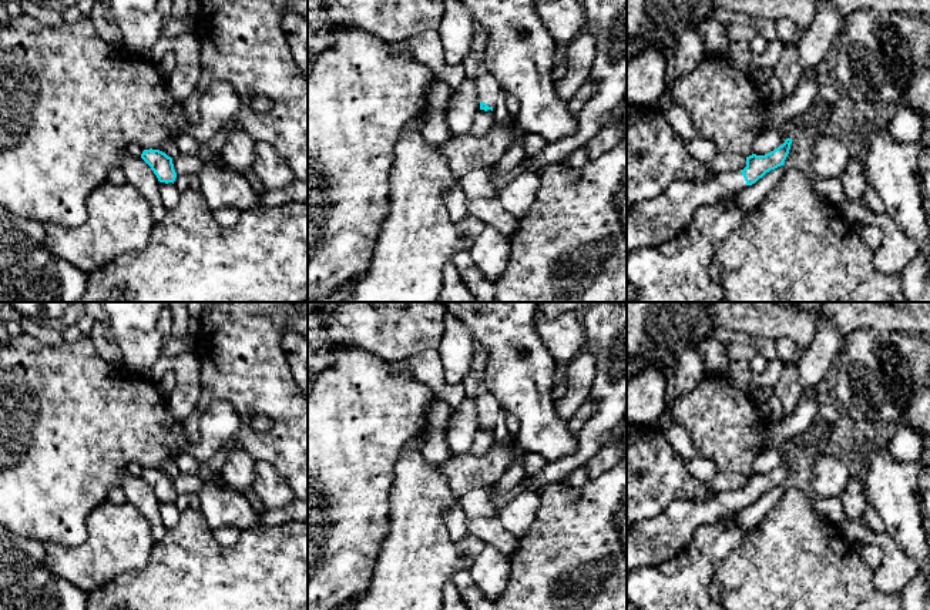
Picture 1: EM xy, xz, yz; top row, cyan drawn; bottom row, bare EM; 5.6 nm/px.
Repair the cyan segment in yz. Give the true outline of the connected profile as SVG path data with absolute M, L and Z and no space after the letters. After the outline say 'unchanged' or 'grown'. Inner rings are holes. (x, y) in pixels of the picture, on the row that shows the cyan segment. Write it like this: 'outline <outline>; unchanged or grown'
outline M786 138L782 145L765 155L752 154L746 157L743 170L715 174L706 182L675 181L658 198L634 205L627 214L627 255L639 247L657 245L659 239L662 244L668 244L694 221L694 214L699 207L725 201L726 197L736 195L748 185L755 184L770 170L783 165L790 144L792 138Z; grown

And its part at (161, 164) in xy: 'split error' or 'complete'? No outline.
complete

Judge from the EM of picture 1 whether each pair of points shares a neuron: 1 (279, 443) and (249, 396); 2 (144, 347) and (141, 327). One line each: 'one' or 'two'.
1: one
2: one

